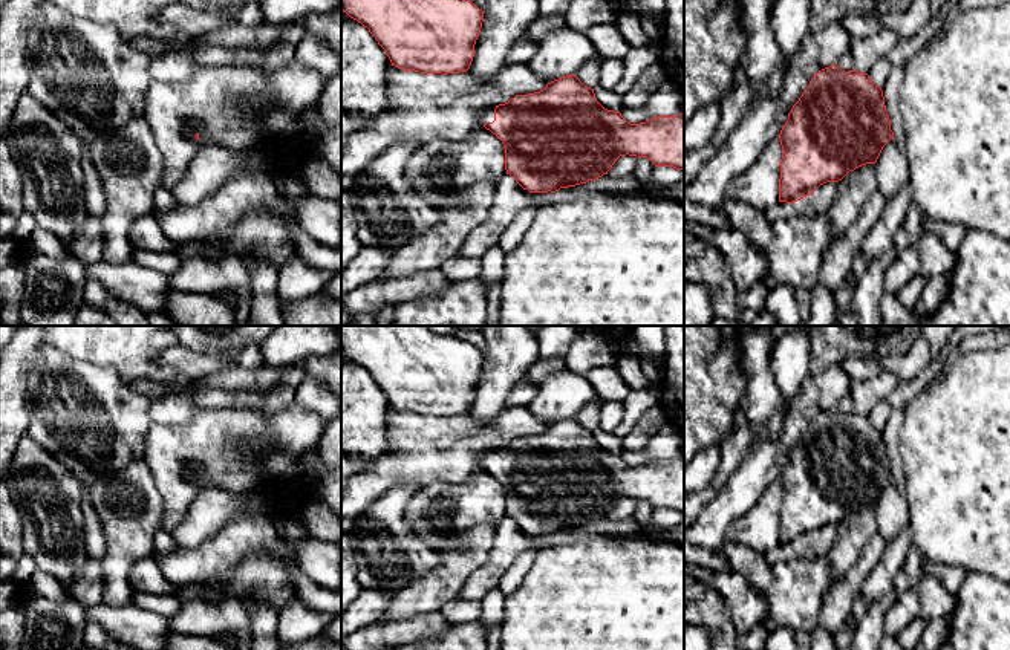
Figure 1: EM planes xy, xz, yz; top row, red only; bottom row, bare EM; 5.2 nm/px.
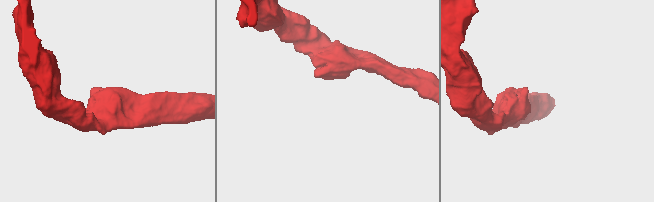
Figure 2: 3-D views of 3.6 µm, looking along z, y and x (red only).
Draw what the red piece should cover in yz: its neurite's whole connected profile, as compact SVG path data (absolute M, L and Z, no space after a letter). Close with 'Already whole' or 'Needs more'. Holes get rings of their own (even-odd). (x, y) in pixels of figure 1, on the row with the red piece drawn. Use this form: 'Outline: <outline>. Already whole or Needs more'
Outline: M832 64L811 78L810 86L788 113L779 139L782 145L779 202L794 203L813 194L826 182L839 182L855 168L875 164L883 147L894 139L894 132L891 130L881 87L875 86L868 73L845 72Z. Already whole

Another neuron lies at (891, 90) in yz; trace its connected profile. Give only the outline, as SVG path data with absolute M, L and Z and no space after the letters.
M892 67L885 86L881 87L885 96L886 112L891 119L891 130L894 132L894 141L898 150L906 151L906 135L903 128L903 116L898 109L900 92L904 81L904 69Z

